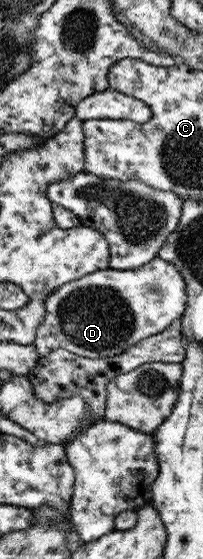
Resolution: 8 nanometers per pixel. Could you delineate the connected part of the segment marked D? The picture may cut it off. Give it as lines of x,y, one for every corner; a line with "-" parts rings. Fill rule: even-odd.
155,257
154,261
134,270
103,270
79,281
60,286
46,299
46,319
34,340
37,354
48,355
52,350
65,349
85,358
117,356
147,337
162,333
174,320
181,320
186,311
186,280
175,265

